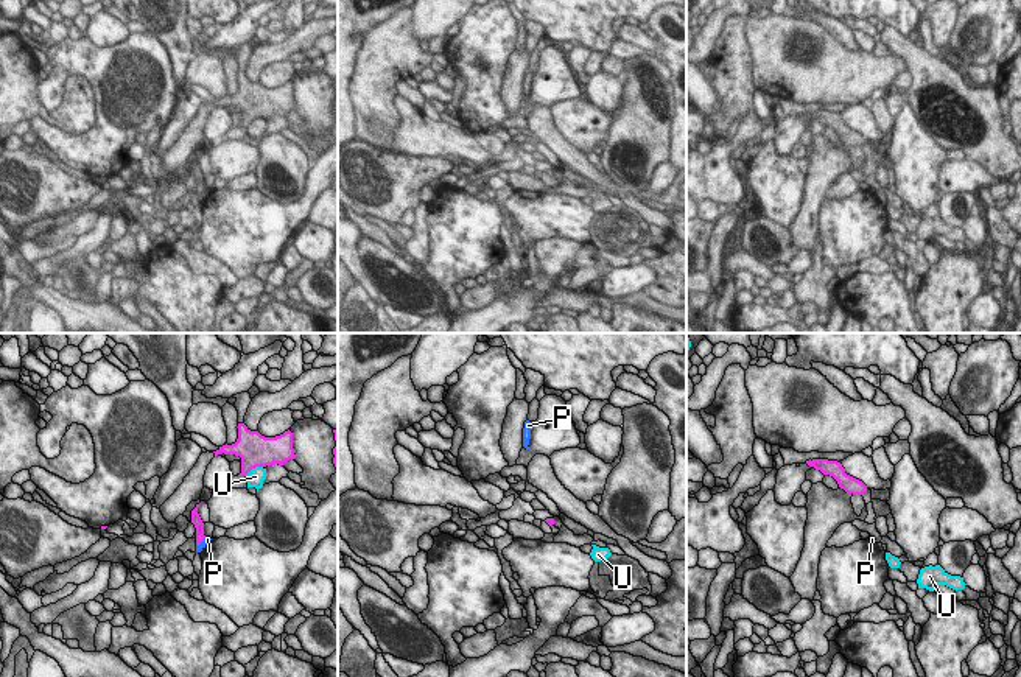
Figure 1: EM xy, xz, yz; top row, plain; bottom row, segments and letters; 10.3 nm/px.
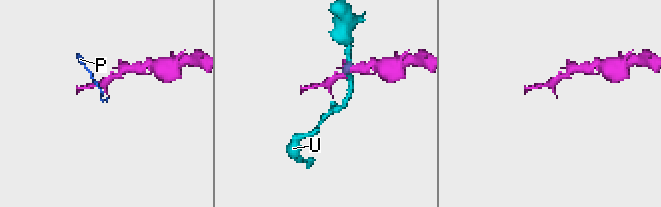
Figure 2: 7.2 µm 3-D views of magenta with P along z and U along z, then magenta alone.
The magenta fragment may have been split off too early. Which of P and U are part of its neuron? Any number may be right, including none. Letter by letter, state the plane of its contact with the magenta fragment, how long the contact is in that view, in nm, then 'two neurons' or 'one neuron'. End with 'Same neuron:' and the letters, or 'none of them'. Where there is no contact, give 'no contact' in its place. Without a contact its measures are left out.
P: xy | 140 nm | two neurons
U: xy | 220 nm | two neurons
Same neuron: none of them

